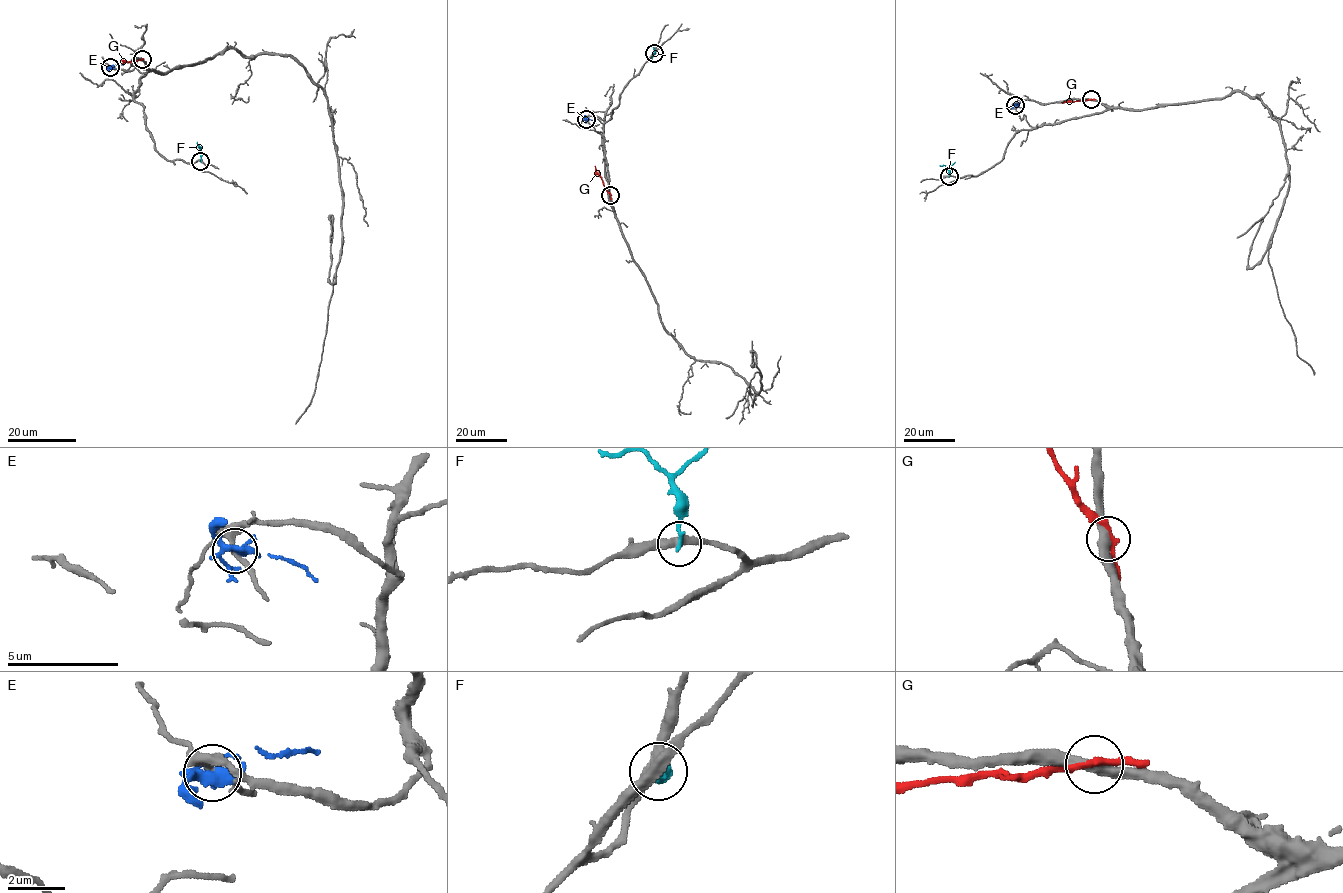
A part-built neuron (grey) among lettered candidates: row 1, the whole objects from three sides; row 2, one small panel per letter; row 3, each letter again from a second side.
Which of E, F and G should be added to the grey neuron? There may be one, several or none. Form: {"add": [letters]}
{"add": []}

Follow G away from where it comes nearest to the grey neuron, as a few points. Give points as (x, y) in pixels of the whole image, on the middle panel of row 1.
G: (610, 195), (595, 166)

